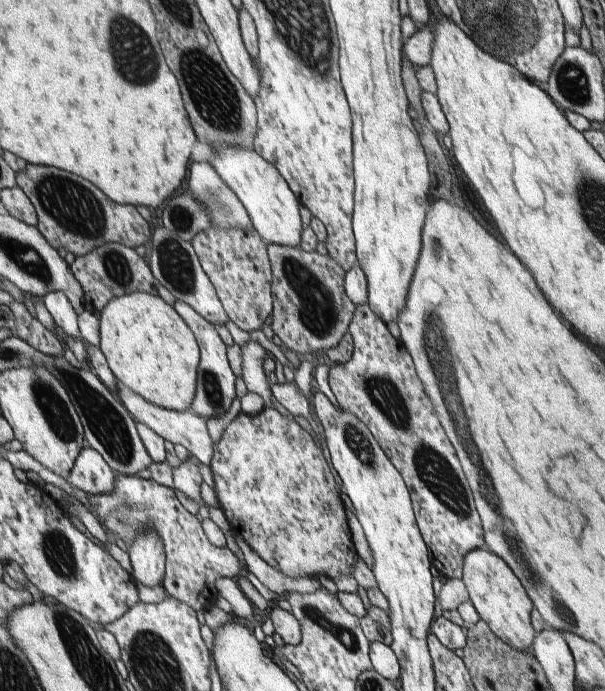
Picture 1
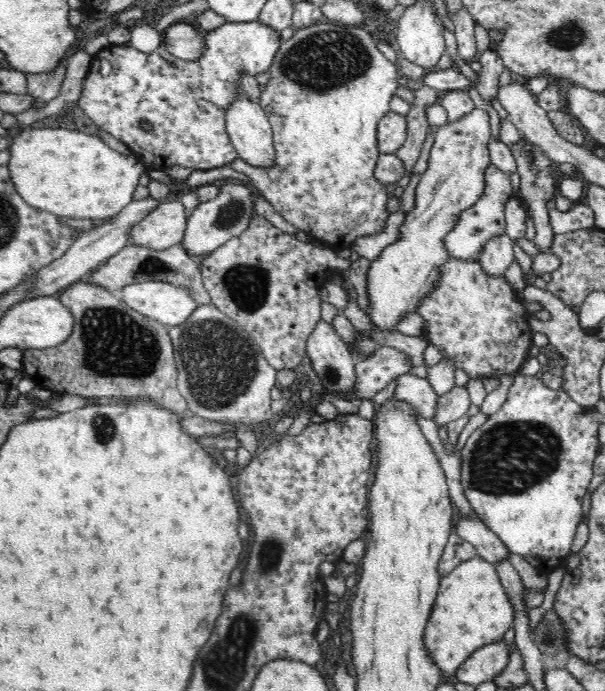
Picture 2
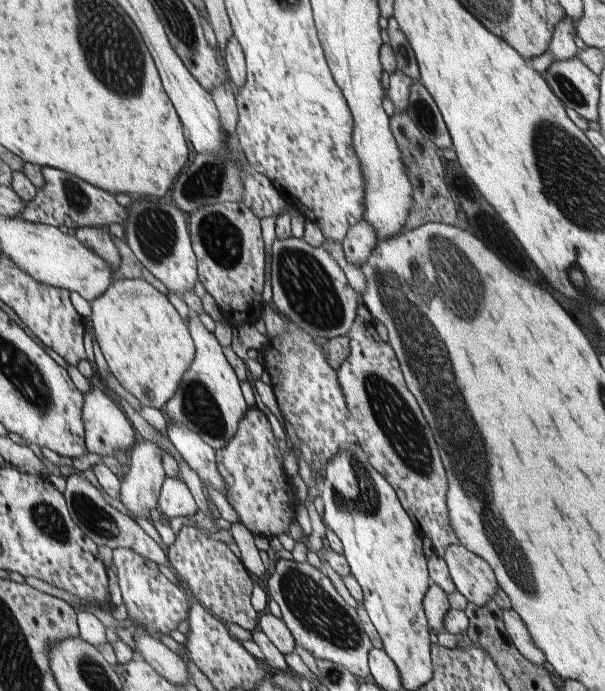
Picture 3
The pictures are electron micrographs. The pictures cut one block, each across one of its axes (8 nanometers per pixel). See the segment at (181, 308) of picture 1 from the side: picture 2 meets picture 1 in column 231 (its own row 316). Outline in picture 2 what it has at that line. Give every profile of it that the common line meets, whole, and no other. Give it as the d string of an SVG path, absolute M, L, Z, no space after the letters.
M475 108L474 111L462 116L455 122L448 123L434 130L434 144L430 148L428 168L420 176L420 182L416 184L416 196L414 196L414 208L406 212L404 224L398 230L396 242L388 244L376 260L370 262L368 274L365 274L365 300L369 303L366 314L378 326L380 330L396 330L398 320L402 320L406 314L418 312L419 304L427 298L442 278L442 267L450 257L447 248L444 247L446 237L456 226L460 214L470 208L484 192L484 172L492 166L487 144L492 138L490 130L490 116L484 110Z

